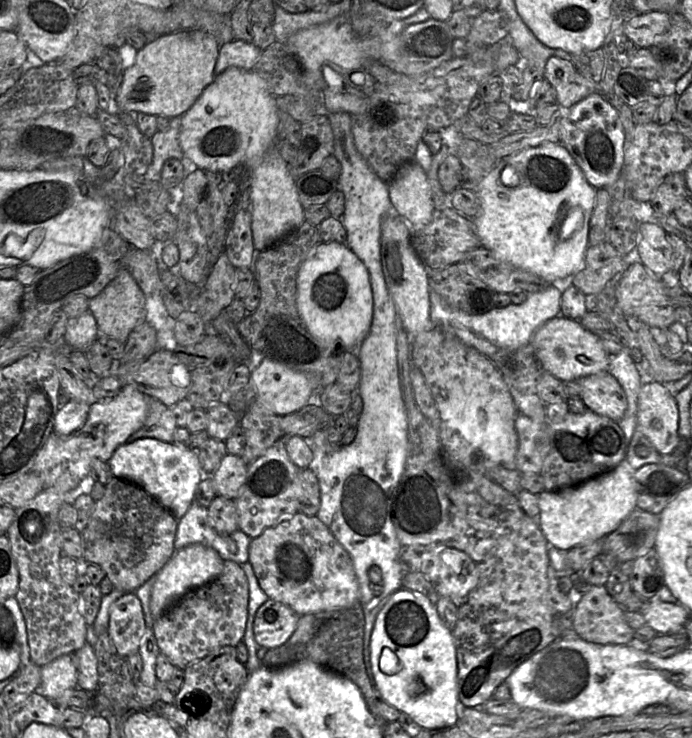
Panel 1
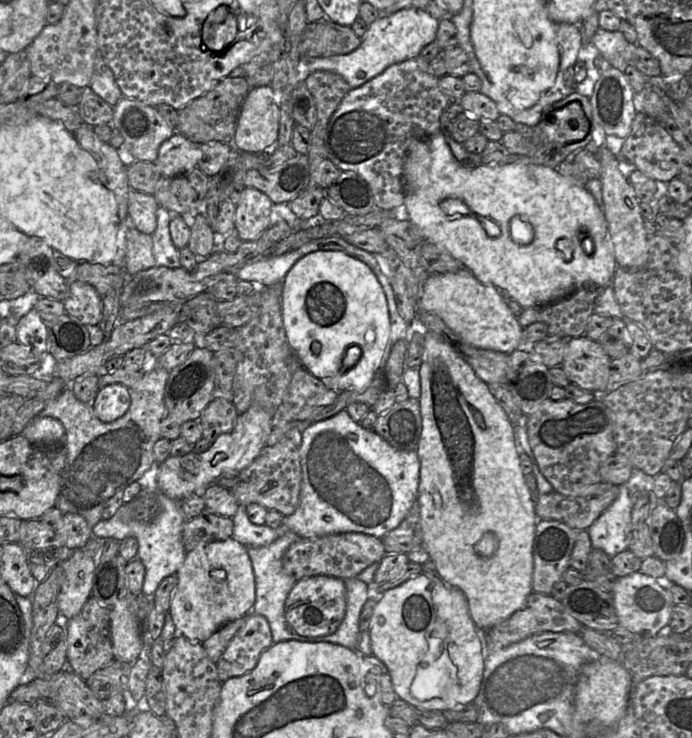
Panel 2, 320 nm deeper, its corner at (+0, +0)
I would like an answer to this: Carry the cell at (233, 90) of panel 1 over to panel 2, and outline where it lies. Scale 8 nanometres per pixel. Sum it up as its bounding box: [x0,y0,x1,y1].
[154,131,202,178]

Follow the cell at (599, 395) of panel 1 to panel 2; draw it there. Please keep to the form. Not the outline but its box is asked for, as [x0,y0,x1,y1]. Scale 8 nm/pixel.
[561,336,611,396]

